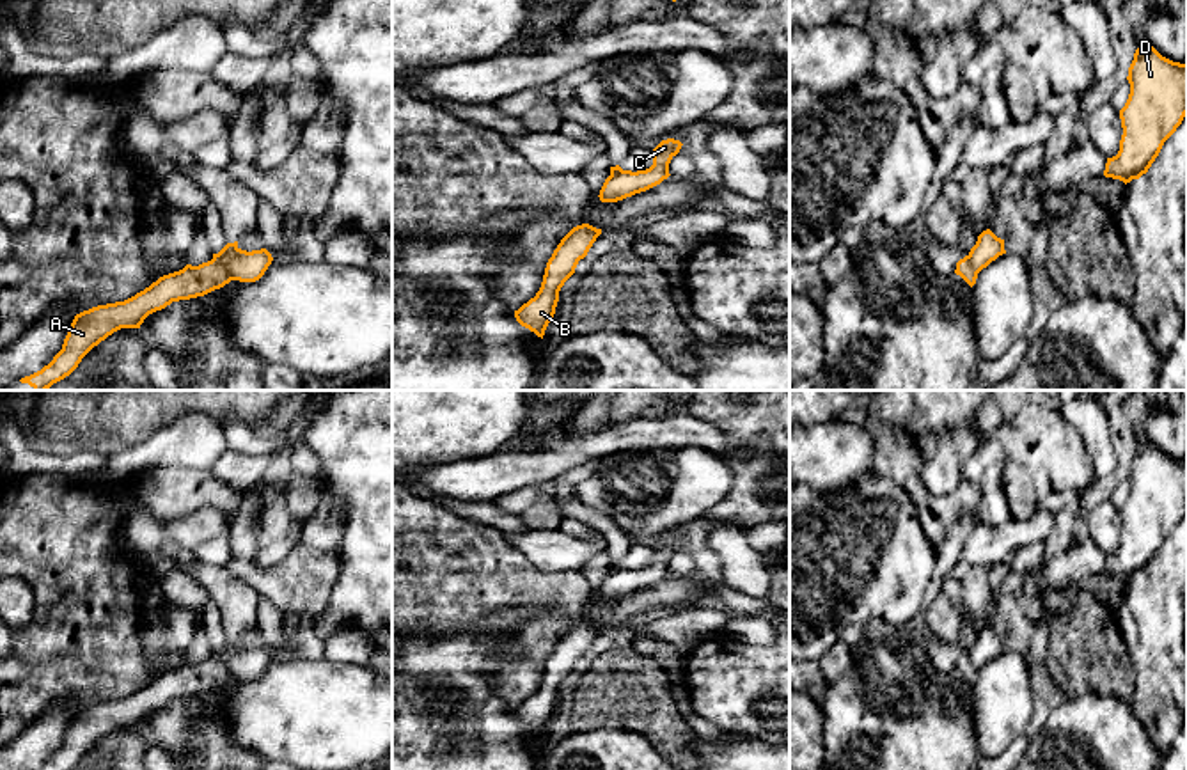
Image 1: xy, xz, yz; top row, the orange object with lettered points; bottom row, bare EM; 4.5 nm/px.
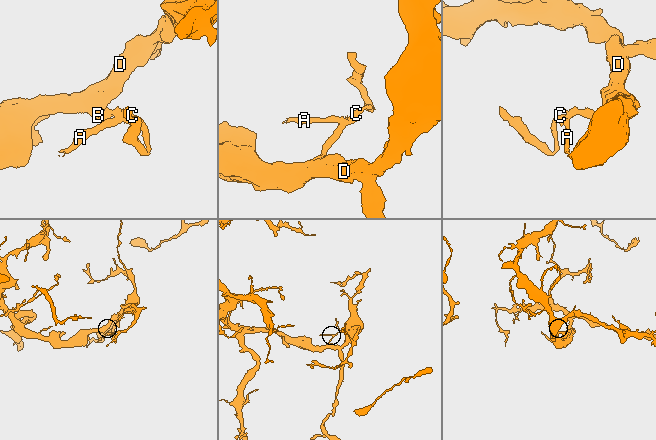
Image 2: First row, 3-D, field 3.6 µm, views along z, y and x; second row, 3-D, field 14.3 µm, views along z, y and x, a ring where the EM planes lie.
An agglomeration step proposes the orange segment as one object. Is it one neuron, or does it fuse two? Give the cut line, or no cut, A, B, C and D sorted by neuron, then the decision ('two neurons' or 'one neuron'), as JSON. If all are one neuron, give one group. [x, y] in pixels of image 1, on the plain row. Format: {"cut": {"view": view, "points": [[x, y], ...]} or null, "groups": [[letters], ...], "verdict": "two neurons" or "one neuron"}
{"cut": {"view": "xy", "points": [[213, 655], [226, 666], [231, 676]]}, "groups": [["A"], ["B", "C", "D"]], "verdict": "two neurons"}

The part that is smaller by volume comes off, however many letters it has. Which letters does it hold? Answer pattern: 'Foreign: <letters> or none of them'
Foreign: A

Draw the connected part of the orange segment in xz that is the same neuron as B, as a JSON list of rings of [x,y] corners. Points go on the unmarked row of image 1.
[[[589,621],[573,625],[557,642],[546,660],[543,680],[534,695],[515,708],[516,719],[543,736],[546,724],[552,720],[559,699],[559,688],[575,671],[580,656],[584,656],[601,632]]]

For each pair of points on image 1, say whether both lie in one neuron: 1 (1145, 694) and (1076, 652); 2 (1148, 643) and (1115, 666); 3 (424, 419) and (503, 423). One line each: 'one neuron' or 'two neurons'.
1: two neurons
2: two neurons
3: one neuron

